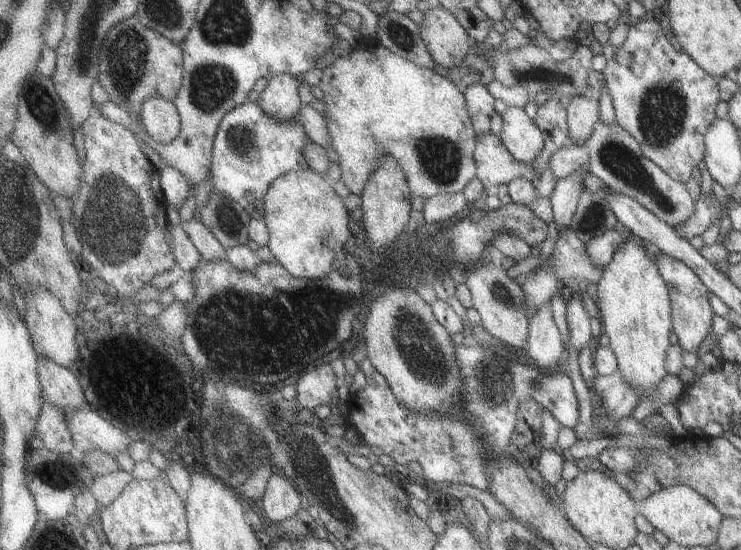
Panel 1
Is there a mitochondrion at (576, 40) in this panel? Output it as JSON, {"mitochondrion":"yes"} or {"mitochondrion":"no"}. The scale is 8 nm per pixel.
{"mitochondrion":"no"}

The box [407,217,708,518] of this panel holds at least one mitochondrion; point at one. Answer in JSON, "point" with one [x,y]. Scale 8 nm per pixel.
{"point":[496,385]}

